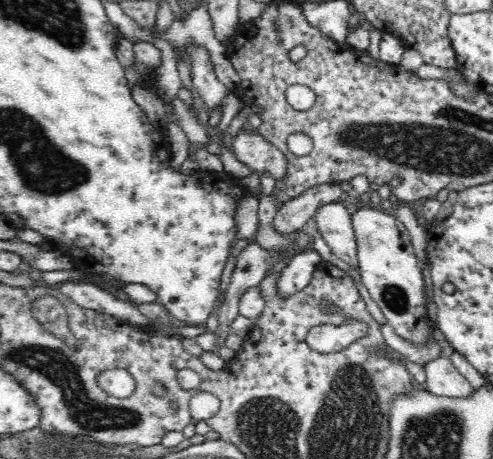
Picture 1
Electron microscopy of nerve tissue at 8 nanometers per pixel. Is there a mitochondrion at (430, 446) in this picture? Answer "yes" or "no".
yes

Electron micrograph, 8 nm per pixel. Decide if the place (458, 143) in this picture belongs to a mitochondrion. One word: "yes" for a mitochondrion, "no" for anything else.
yes

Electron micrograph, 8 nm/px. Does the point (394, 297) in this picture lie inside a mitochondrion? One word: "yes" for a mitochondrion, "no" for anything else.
yes

